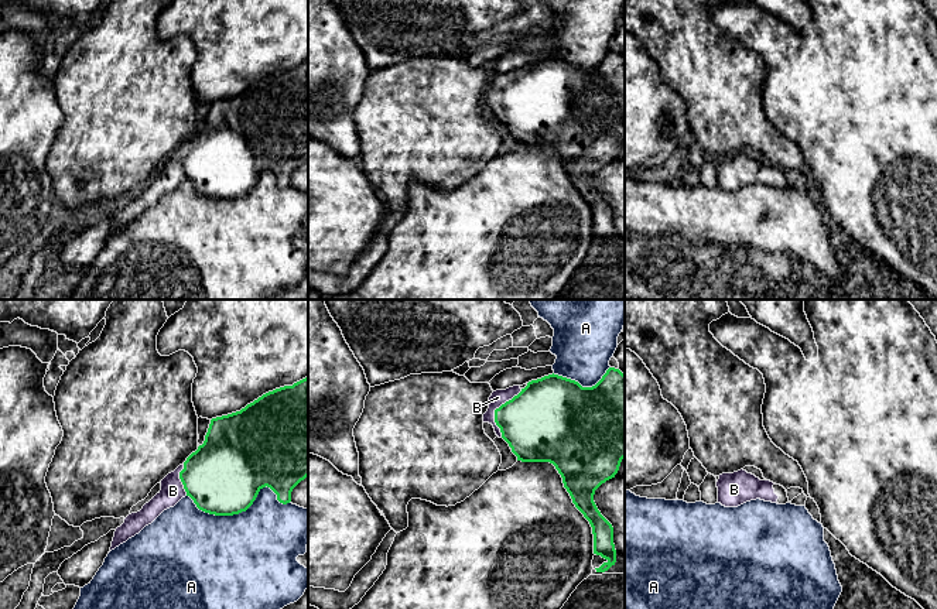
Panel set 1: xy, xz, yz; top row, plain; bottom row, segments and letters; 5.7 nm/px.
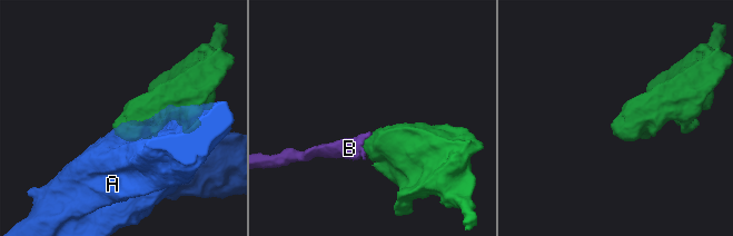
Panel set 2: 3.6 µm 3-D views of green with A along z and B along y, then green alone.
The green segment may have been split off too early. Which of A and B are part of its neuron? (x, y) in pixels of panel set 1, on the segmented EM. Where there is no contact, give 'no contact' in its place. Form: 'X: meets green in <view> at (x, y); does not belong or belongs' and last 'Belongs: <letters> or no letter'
A: meets green in xy at (242, 510); does not belong
B: meets green in xz at (495, 410); belongs
Belongs: B

